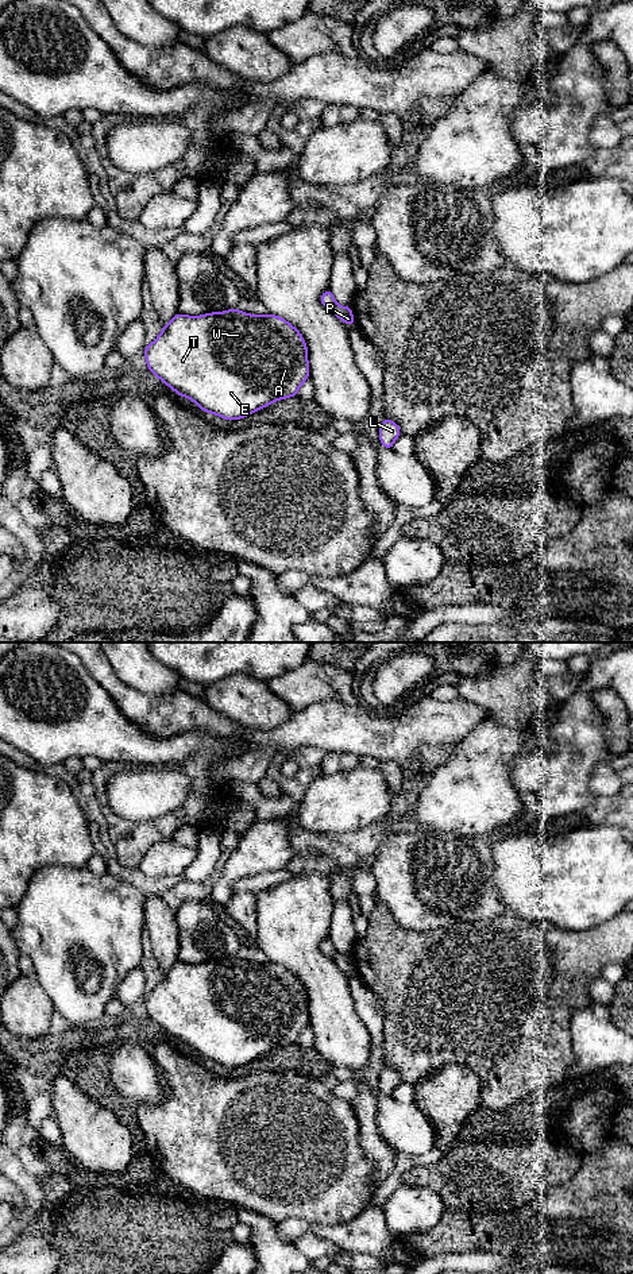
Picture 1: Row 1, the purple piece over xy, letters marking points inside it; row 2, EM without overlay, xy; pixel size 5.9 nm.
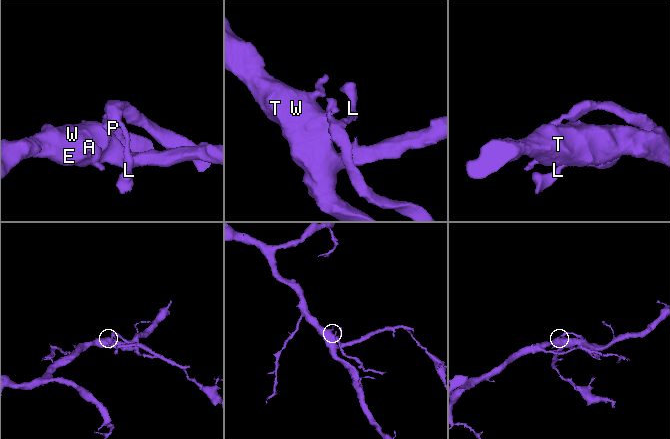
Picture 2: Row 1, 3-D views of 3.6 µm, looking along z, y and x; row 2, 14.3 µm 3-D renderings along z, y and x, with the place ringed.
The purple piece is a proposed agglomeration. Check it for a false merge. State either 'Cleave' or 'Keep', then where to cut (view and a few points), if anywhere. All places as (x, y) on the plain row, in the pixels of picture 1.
Cleave. Split along xy (338, 953), (332, 958)

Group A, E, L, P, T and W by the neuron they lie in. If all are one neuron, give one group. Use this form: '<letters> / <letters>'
A E P T W / L

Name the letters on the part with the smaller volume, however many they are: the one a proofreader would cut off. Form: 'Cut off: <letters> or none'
Cut off: L

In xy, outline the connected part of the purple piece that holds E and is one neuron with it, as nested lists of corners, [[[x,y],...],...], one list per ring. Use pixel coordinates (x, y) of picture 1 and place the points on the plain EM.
[[[236,956],[202,964],[177,961],[169,972],[162,973],[161,982],[143,1001],[153,1023],[180,1045],[192,1047],[205,1061],[224,1068],[236,1069],[278,1047],[294,1045],[300,1034],[309,1027],[308,995],[302,982],[290,970],[271,961],[256,964]]]

